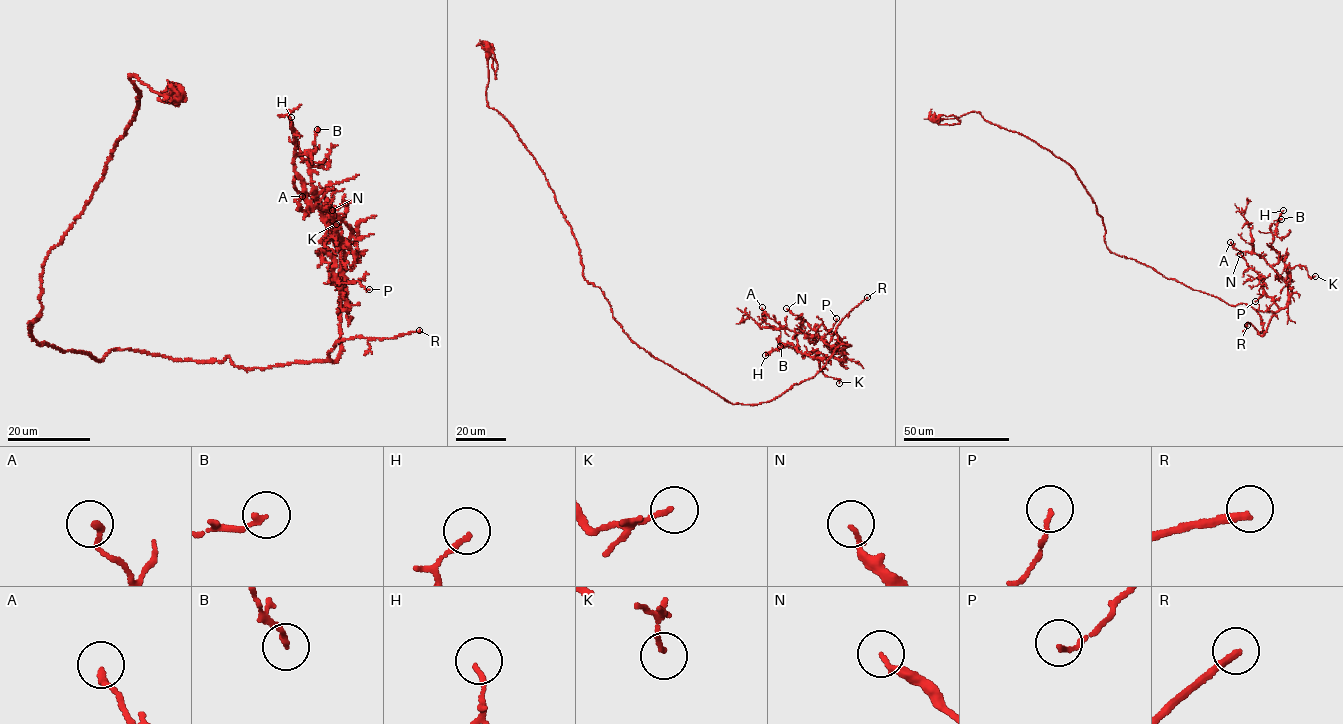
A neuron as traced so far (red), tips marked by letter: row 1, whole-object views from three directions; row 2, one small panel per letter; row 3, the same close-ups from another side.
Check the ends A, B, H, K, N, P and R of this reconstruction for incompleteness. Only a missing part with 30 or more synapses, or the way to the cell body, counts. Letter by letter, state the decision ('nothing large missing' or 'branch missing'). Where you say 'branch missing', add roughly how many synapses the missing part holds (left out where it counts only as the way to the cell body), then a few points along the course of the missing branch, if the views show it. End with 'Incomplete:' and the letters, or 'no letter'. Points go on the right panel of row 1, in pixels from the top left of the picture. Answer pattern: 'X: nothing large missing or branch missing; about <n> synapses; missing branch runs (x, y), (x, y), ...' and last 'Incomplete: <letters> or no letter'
A: nothing large missing
B: nothing large missing
H: nothing large missing
K: nothing large missing
N: nothing large missing
P: nothing large missing
R: branch missing; missing branch runs (1247, 325), (1244, 328), (1251, 346), (1273, 350), (1285, 356)
Incomplete: R

